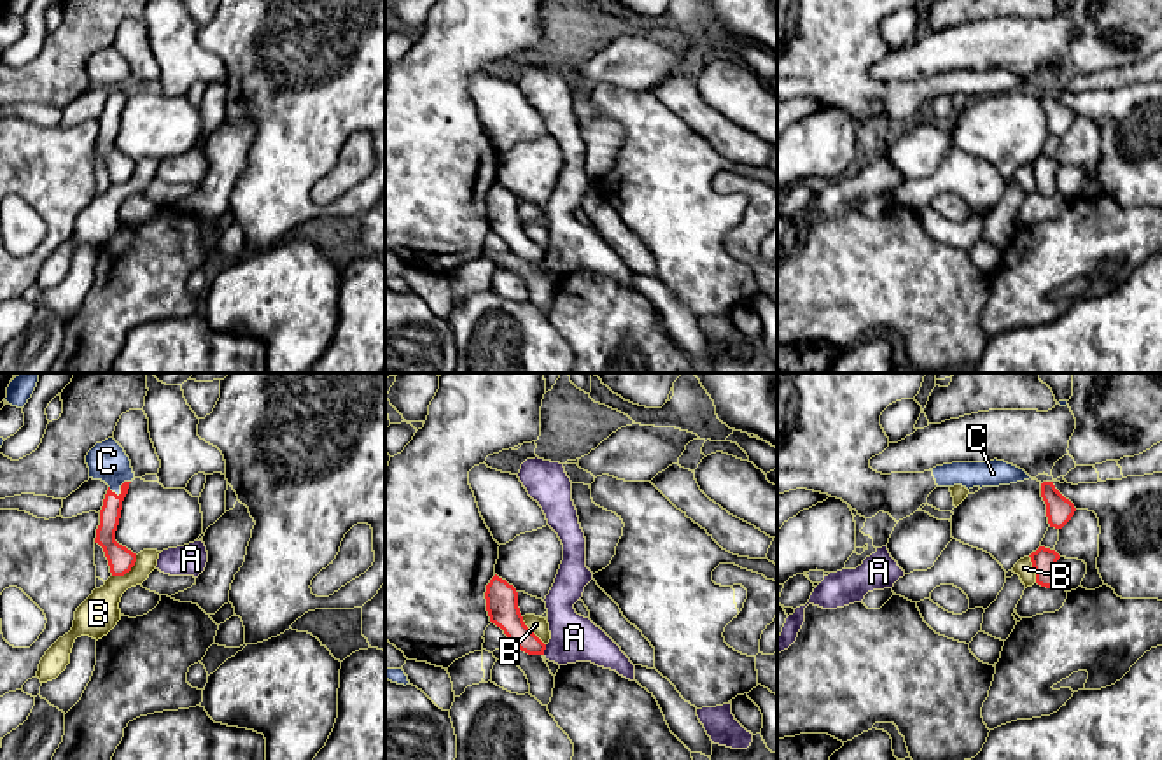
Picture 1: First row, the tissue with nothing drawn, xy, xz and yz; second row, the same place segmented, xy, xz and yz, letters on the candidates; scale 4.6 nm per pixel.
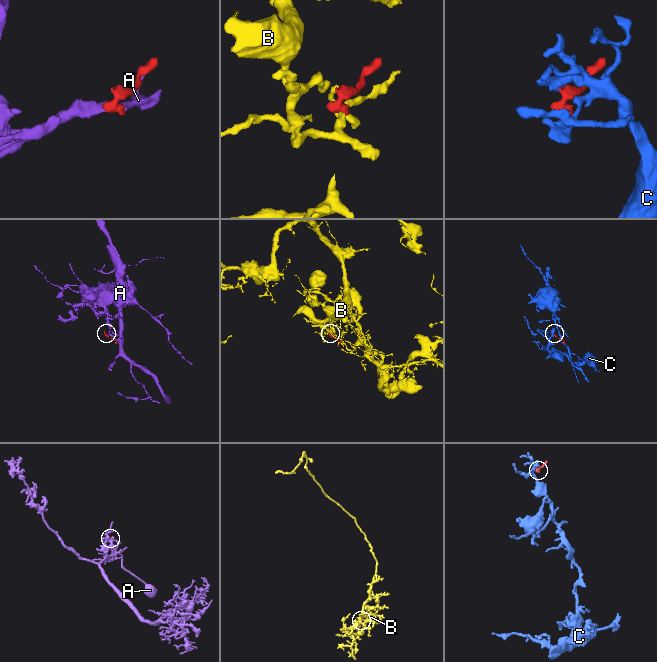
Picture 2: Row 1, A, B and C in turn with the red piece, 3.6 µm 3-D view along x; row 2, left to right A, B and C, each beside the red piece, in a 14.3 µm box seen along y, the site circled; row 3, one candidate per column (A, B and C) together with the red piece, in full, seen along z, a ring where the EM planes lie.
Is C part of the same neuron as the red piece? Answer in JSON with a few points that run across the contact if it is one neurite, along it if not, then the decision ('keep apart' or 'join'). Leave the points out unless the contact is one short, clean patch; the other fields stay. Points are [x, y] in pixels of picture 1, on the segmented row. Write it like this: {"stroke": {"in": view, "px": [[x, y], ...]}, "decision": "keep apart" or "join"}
{"stroke": {"in": "xy", "px": [[111, 512], [112, 499], [121, 491], [118, 473], [107, 461]]}, "decision": "join"}

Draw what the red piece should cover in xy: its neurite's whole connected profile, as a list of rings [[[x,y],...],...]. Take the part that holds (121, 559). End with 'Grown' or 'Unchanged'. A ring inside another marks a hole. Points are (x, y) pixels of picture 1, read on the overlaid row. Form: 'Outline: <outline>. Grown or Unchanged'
Outline: [[[108,438],[96,443],[88,452],[86,464],[89,468],[89,478],[102,480],[108,485],[100,510],[100,525],[96,529],[94,543],[103,548],[112,576],[124,576],[135,566],[136,553],[116,541],[116,531],[122,501],[135,478],[131,461],[124,448],[114,438]]]. Grown

